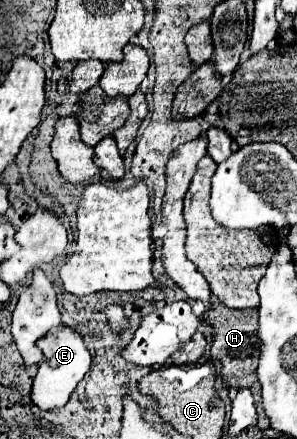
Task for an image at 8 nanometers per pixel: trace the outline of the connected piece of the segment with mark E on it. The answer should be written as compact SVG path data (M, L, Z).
M62 325L56 333L46 333L46 337L40 337L38 347L44 353L44 361L38 369L38 375L34 377L32 401L40 409L64 407L70 399L70 393L76 389L76 385L84 379L84 375L90 369L90 353L84 345L84 337L76 329Z

